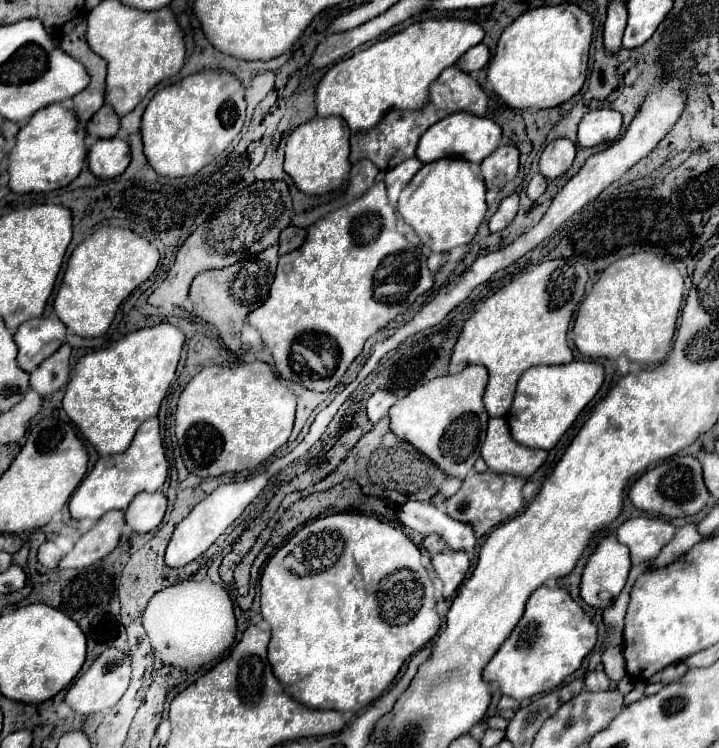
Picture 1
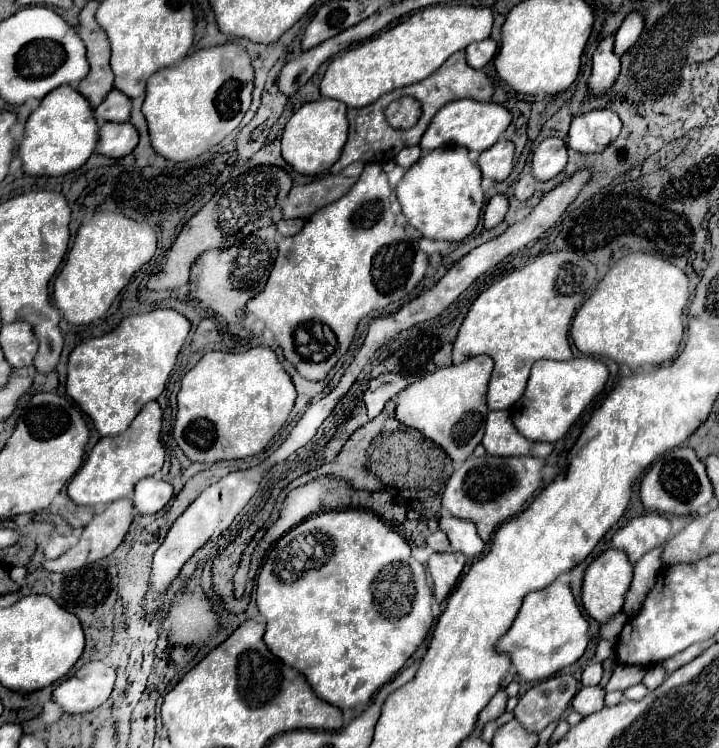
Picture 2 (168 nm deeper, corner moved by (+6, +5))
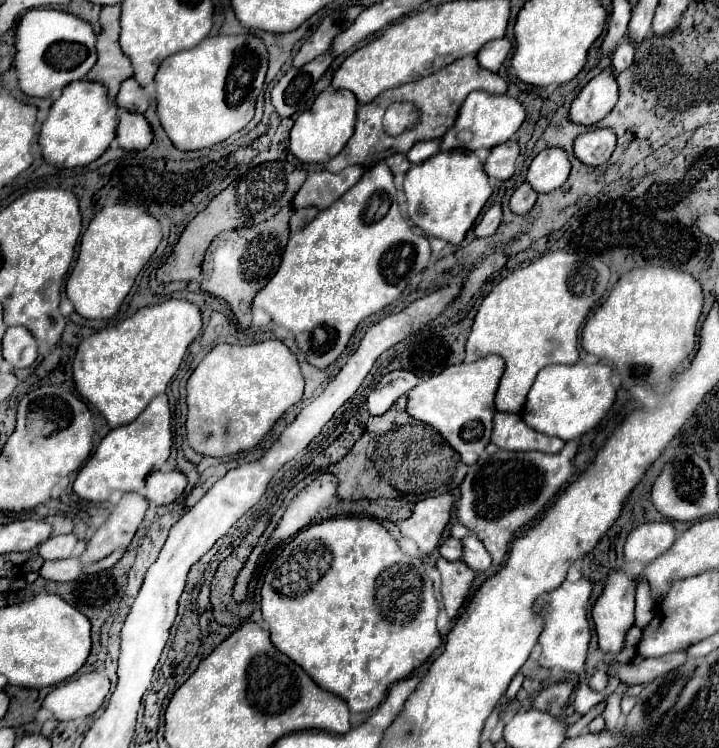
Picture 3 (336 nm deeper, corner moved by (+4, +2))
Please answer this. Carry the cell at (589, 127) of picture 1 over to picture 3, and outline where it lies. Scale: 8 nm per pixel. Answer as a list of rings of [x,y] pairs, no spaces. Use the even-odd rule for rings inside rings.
[[[593,128],[575,138],[575,156],[587,166],[603,164],[615,150],[617,136],[611,128]]]

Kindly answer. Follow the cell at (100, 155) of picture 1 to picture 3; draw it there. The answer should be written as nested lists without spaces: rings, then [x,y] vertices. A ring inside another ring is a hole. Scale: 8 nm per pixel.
[[[123,112],[117,126],[117,142],[123,150],[145,150],[151,144],[151,126],[143,114]]]

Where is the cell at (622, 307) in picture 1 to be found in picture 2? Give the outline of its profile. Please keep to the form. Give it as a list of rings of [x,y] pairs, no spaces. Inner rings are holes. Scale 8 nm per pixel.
[[[629,253],[599,281],[595,293],[577,311],[571,337],[585,355],[605,355],[629,369],[671,361],[683,341],[685,309],[689,303],[687,275],[649,253]]]

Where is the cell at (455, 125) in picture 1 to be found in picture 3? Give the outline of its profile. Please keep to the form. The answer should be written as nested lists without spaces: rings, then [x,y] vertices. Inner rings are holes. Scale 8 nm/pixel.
[[[471,92],[459,114],[457,114],[457,120],[453,124],[453,128],[443,134],[441,138],[441,150],[479,150],[479,148],[493,148],[497,144],[503,144],[507,142],[517,130],[519,126],[523,124],[525,120],[525,110],[523,106],[507,96],[507,94],[485,94],[485,92]]]

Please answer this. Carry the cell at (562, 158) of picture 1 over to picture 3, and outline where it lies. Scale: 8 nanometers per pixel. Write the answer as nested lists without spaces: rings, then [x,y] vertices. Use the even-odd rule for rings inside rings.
[[[545,148],[529,166],[527,182],[535,192],[551,192],[559,188],[571,170],[571,162],[563,148]]]

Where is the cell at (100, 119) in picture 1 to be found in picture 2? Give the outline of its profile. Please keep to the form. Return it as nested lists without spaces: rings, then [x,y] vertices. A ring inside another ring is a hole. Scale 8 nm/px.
[[[113,89],[107,99],[95,109],[95,117],[99,121],[99,125],[107,123],[107,121],[129,121],[131,117],[131,97],[121,95],[119,89]]]

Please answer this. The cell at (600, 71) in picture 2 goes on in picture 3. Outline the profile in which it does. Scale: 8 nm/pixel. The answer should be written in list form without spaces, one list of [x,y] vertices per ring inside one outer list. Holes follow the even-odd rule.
[[[605,68],[601,74],[597,74],[593,80],[589,80],[579,96],[571,104],[571,120],[577,124],[593,126],[601,118],[605,118],[615,102],[617,102],[617,80],[615,80],[615,70]]]

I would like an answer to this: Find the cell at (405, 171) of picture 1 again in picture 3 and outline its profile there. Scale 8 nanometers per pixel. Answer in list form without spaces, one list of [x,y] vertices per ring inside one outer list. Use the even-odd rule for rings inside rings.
[[[439,140],[437,142],[417,142],[417,146],[413,146],[413,150],[409,150],[407,154],[407,160],[411,164],[421,164],[425,162],[429,156],[437,154],[439,150]]]

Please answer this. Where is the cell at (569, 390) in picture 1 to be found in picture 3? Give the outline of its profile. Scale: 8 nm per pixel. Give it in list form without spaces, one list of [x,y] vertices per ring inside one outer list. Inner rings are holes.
[[[549,364],[539,370],[535,384],[529,390],[523,406],[523,422],[547,436],[563,438],[565,442],[589,432],[609,412],[615,400],[615,388],[611,384],[611,368],[603,364]]]

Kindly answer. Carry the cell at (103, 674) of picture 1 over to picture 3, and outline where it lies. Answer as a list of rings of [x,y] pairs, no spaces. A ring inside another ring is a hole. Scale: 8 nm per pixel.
[[[87,672],[55,686],[43,700],[43,706],[51,710],[57,720],[81,720],[101,708],[109,686],[109,678],[101,672]]]

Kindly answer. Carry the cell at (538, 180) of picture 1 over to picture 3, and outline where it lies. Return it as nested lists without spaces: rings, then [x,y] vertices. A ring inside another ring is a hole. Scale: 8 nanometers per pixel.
[[[523,182],[523,184],[513,192],[509,206],[511,206],[511,210],[513,210],[515,214],[527,214],[527,212],[533,208],[535,200],[537,200],[537,192],[533,192],[533,188],[531,188],[527,182]]]

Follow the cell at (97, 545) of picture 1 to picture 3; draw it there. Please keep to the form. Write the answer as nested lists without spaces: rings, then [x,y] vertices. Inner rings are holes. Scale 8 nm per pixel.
[[[123,494],[123,498],[119,500],[119,504],[113,508],[111,516],[107,518],[107,522],[91,536],[91,540],[87,542],[87,550],[77,556],[77,558],[67,558],[67,560],[55,560],[55,562],[45,562],[41,566],[41,576],[47,580],[57,580],[57,582],[67,582],[67,580],[75,580],[83,574],[95,574],[99,570],[107,570],[111,568],[127,550],[127,546],[131,544],[143,516],[147,510],[147,502],[141,494]]]

